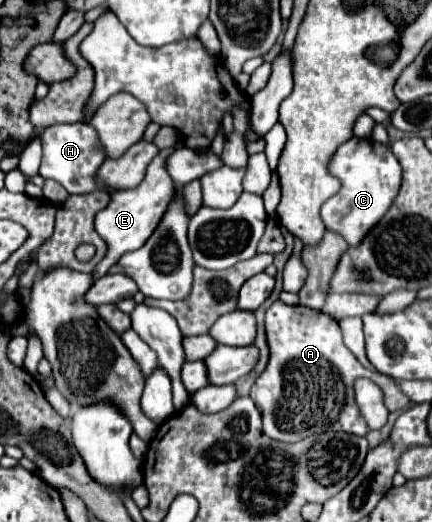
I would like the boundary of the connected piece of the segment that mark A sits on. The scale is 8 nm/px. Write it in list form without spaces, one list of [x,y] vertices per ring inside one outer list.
[[[275,300],[265,312],[265,334],[269,362],[251,388],[251,400],[257,404],[263,416],[263,432],[273,440],[297,442],[329,430],[365,436],[369,428],[361,418],[353,394],[353,382],[359,376],[371,378],[381,386],[384,404],[389,412],[403,410],[411,404],[395,378],[363,368],[357,358],[349,354],[349,348],[343,344],[337,320],[329,318],[321,310],[311,310],[307,306],[287,306],[281,300]]]

